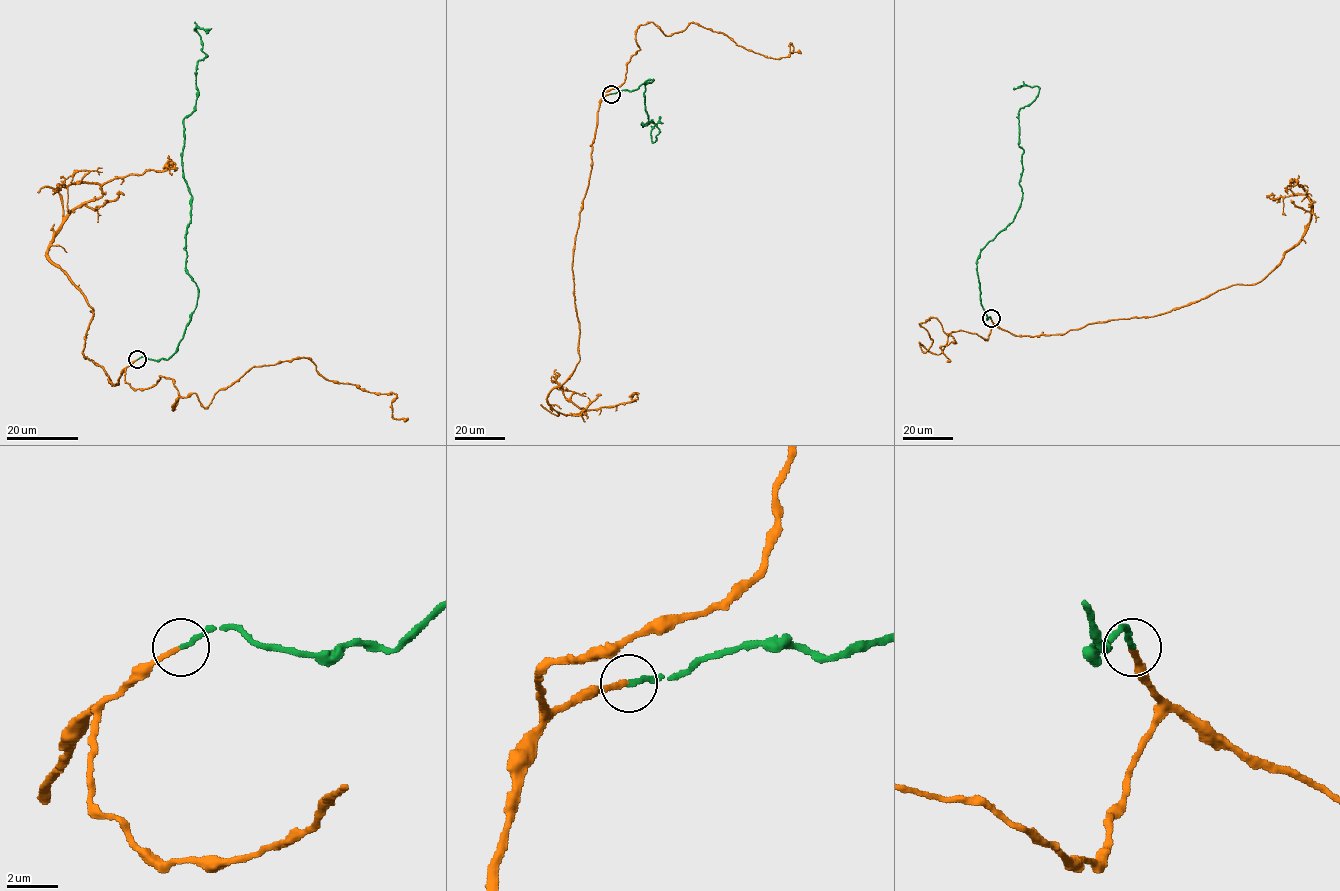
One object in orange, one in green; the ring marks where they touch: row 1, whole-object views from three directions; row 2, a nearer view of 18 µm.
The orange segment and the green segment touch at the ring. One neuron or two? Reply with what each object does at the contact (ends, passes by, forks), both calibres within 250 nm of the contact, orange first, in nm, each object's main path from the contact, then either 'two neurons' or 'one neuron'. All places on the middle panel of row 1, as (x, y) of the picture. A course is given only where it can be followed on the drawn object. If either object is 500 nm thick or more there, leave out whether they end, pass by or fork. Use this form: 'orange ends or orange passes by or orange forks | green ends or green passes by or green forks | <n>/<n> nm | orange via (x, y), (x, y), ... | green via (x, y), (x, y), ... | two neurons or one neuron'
orange ends | green ends | 190/200 nm | orange via (611, 93), (599, 105), (573, 257), (579, 361), (547, 402), (557, 412), (582, 414), (629, 402), (639, 393) | green via (611, 93), (653, 79), (644, 83), (649, 123), (642, 124), (659, 129), (652, 142), (660, 116) | one neuron

